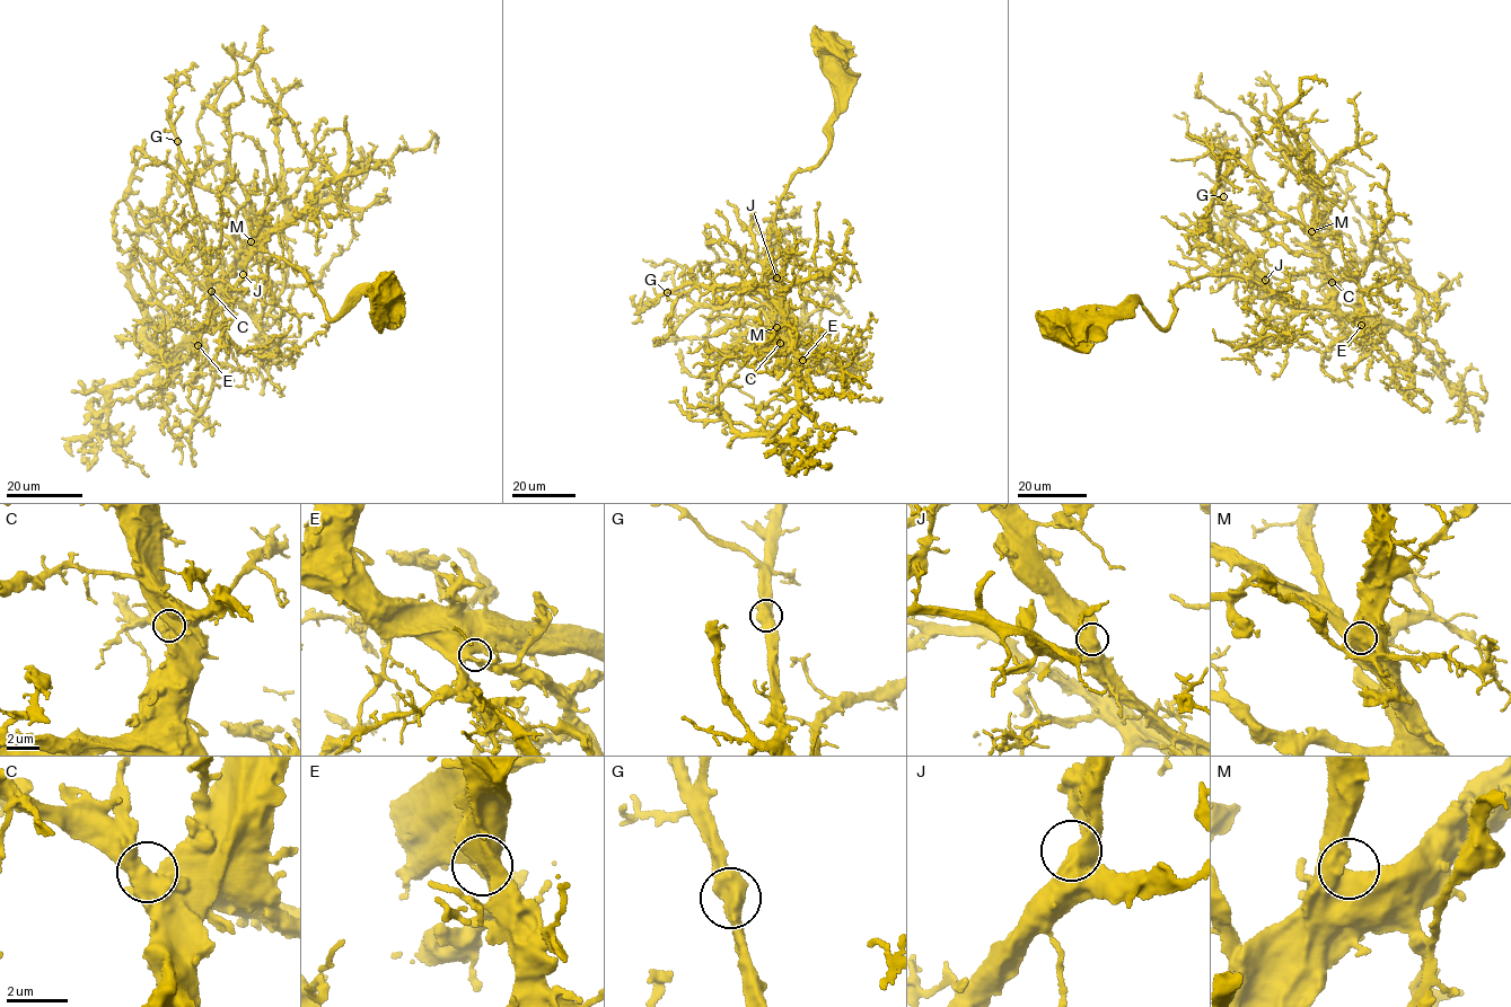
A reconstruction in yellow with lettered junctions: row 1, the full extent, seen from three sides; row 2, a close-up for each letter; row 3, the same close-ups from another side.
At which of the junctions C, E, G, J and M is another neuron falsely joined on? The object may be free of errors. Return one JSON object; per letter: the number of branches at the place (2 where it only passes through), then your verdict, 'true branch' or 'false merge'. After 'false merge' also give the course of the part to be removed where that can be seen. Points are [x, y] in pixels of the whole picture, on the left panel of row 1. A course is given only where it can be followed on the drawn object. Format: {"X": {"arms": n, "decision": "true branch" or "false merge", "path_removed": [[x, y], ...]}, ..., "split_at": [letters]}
{"C": {"arms": 2, "decision": "true branch"}, "E": {"arms": 3, "decision": "true branch"}, "G": {"arms": 2, "decision": "true branch"}, "J": {"arms": 2, "decision": "true branch"}, "M": {"arms": 2, "decision": "true branch"}, "split_at": []}

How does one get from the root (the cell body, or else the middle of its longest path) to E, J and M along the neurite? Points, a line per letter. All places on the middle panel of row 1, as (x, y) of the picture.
E: (826, 42), (840, 95), (829, 147), (793, 175), (774, 220), (787, 255), (779, 283), (788, 329), (802, 360)
J: (826, 42), (836, 59), (837, 116), (824, 156), (793, 175), (779, 204), (775, 231), (787, 259), (776, 277)
M: (826, 42), (840, 102), (829, 147), (793, 175), (778, 206), (782, 343), (776, 327)

